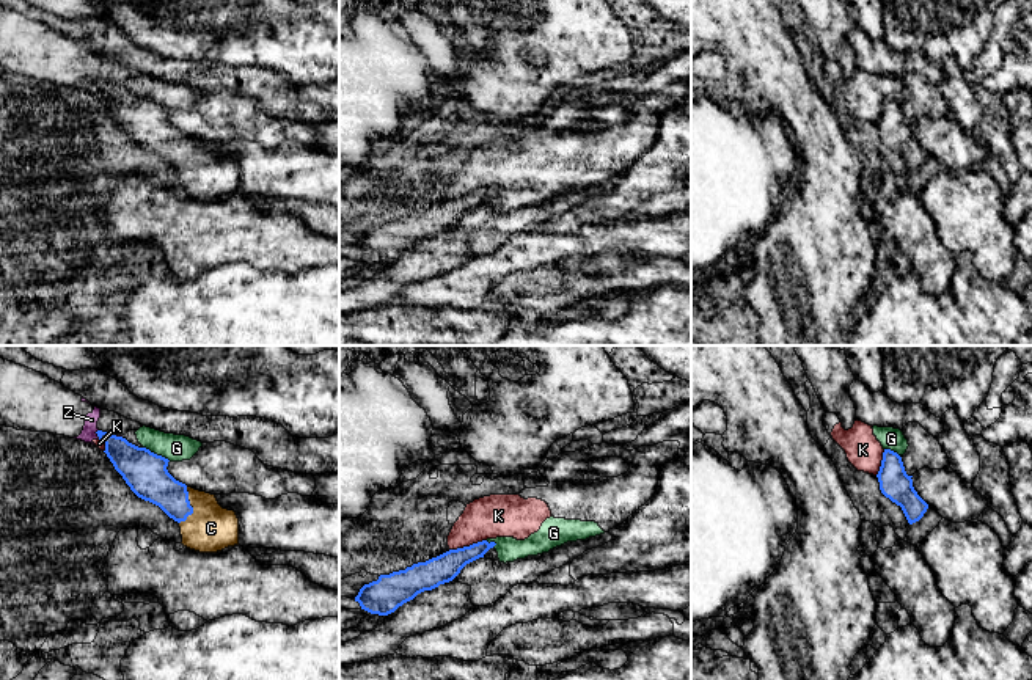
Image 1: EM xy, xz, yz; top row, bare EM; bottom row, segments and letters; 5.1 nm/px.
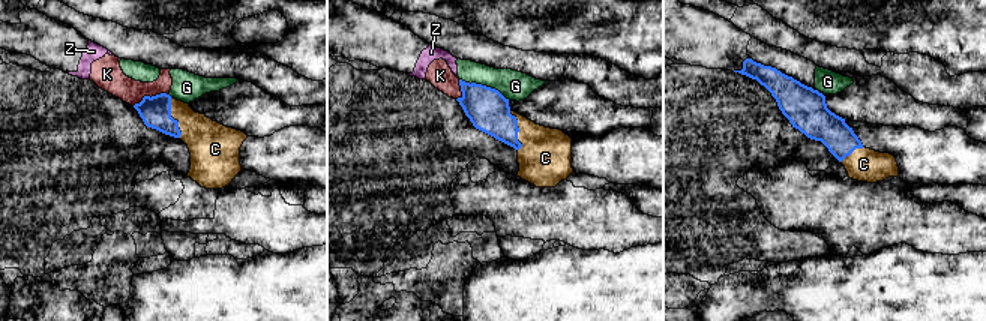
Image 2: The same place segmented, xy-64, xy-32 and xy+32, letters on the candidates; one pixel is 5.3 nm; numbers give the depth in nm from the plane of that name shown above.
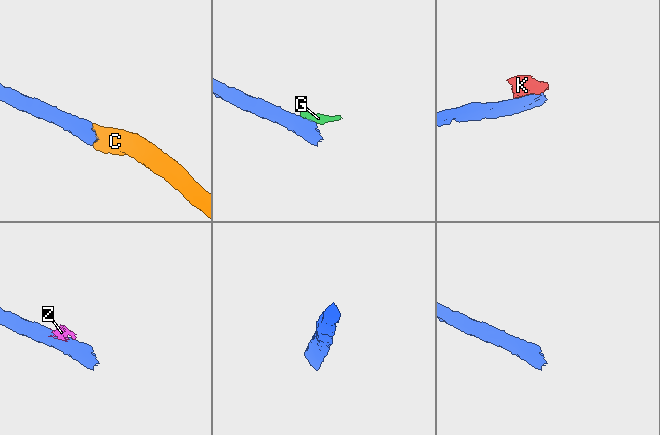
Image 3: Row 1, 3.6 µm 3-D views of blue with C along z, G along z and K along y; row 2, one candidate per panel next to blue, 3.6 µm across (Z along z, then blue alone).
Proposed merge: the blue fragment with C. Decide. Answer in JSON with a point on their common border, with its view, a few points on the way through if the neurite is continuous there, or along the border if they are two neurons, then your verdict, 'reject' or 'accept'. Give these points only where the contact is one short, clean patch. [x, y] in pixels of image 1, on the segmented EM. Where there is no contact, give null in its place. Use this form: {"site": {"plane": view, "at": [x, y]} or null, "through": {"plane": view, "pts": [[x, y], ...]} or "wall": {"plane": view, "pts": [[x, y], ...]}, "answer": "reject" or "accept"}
{"site": {"plane": "xy", "at": [190, 506]}, "through": {"plane": "xy", "pts": [[150, 479], [178, 501], [190, 506], [211, 528]]}, "answer": "accept"}

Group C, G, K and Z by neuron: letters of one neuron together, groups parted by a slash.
C / G K Z

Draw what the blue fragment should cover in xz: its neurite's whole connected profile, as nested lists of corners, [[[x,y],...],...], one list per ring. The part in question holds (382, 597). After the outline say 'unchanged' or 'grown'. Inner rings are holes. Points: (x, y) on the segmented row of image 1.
[[[482,540],[470,547],[449,550],[405,570],[380,575],[377,581],[360,589],[355,601],[371,614],[388,616],[418,594],[452,581],[467,564],[484,558],[495,545],[495,542]]] | unchanged

